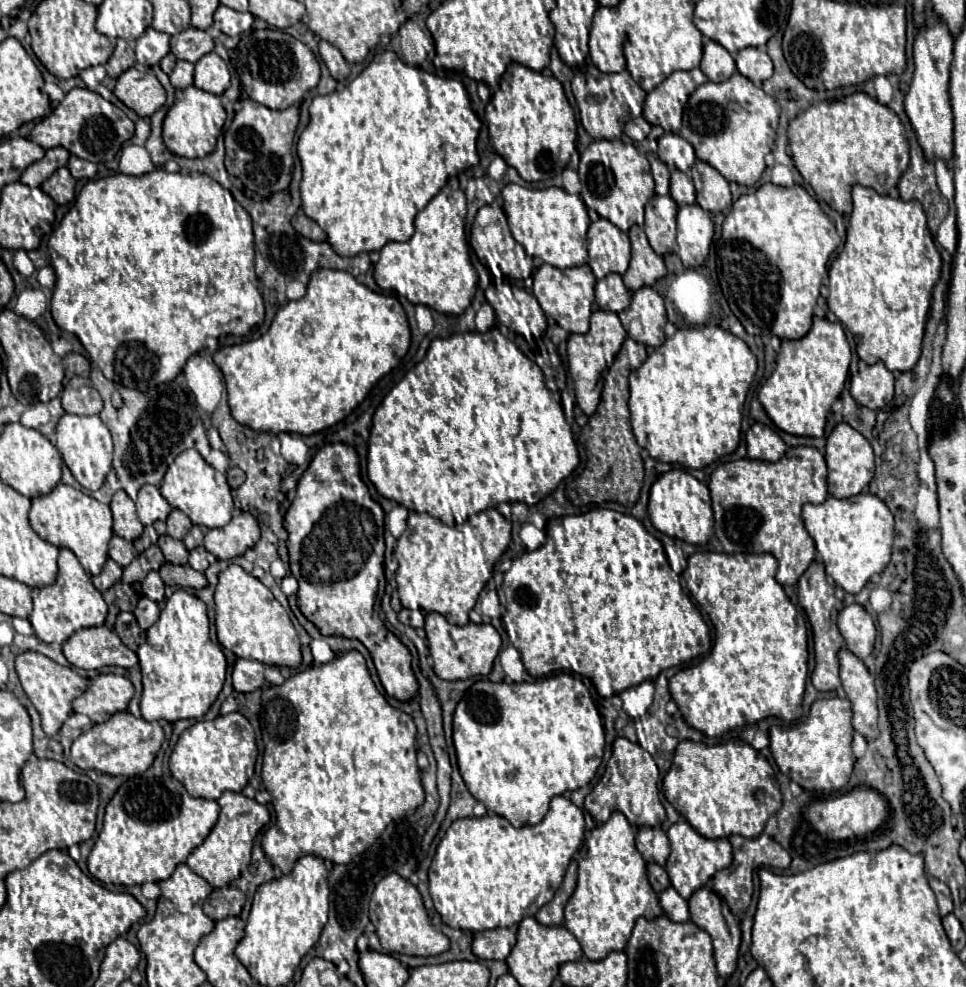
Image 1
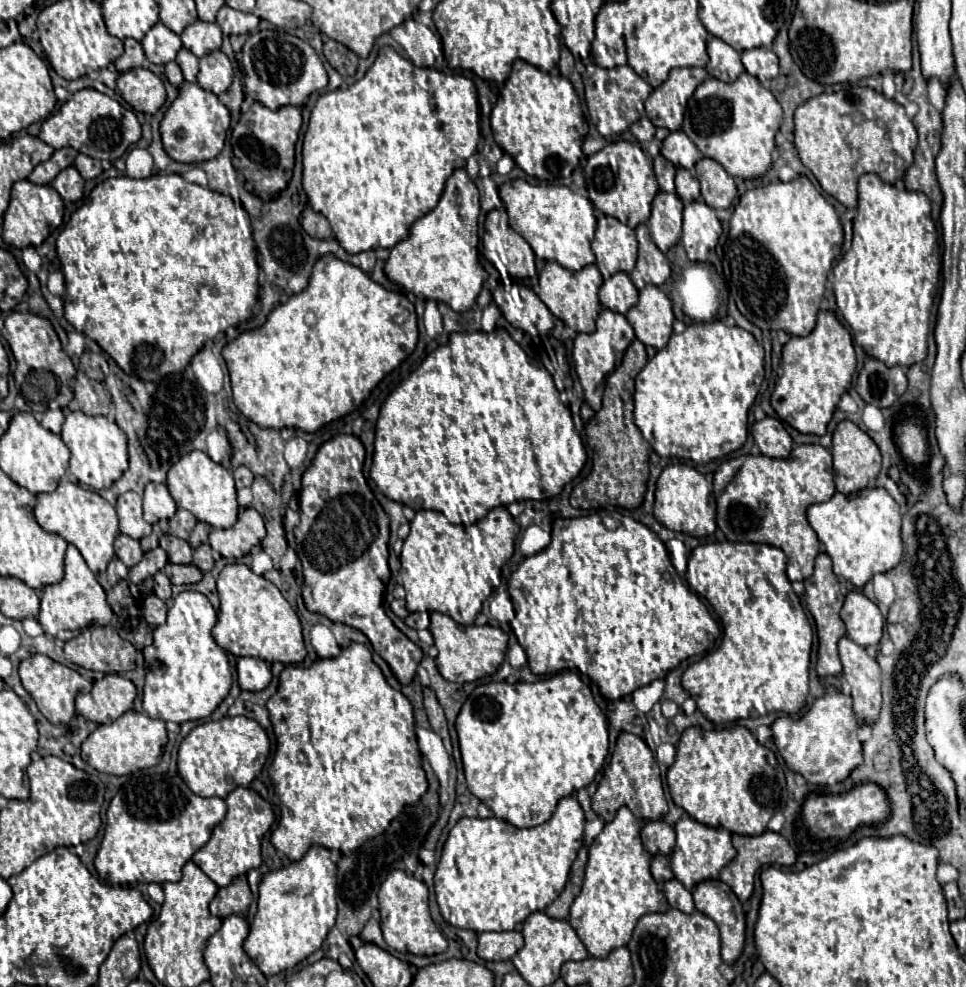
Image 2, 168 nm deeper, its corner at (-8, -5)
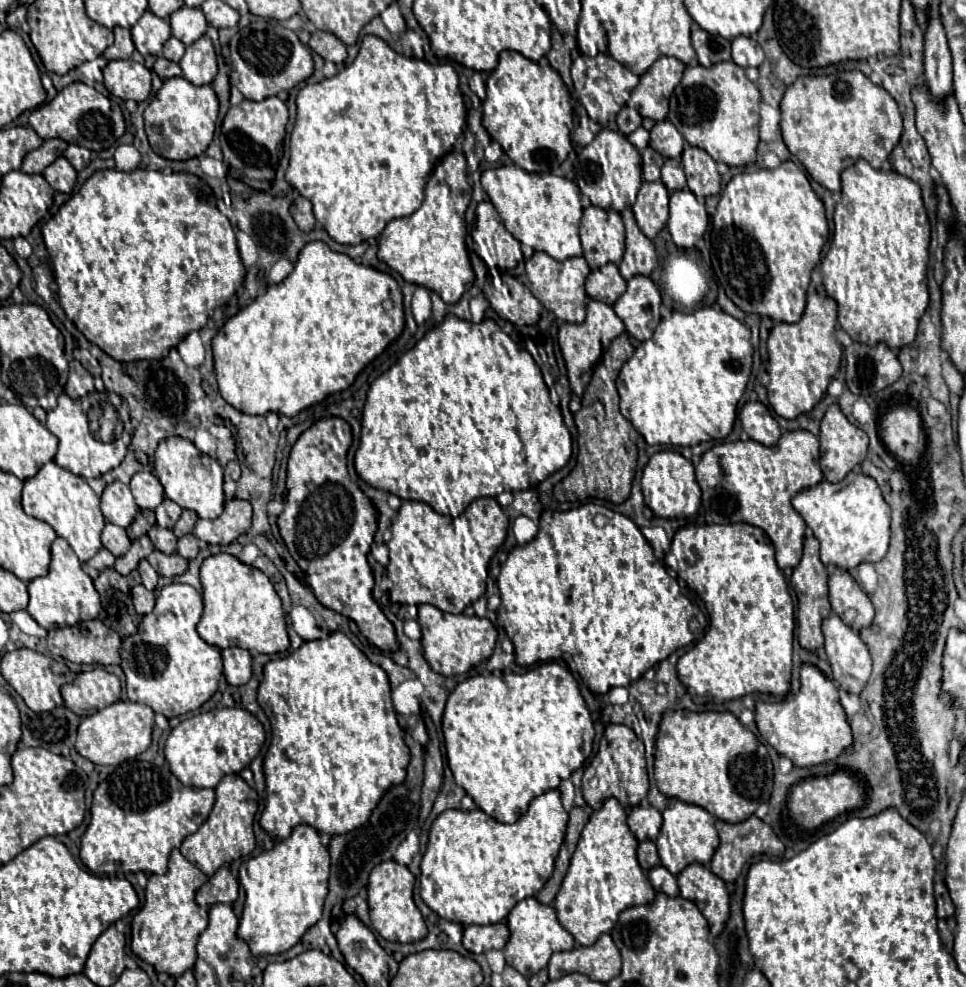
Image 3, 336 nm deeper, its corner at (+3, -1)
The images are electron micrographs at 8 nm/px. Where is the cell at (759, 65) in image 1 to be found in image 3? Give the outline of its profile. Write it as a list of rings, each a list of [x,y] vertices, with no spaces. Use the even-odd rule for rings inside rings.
[[[740,36],[732,40],[732,60],[742,66],[760,66],[764,62],[764,52],[760,48],[760,44],[748,36]]]

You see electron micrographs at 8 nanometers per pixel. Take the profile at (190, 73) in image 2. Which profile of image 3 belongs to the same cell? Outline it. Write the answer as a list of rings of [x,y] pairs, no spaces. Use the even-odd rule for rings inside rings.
[[[170,38],[166,44],[164,44],[164,50],[162,50],[162,56],[172,60],[172,62],[180,62],[180,58],[184,56],[184,44],[176,38]]]

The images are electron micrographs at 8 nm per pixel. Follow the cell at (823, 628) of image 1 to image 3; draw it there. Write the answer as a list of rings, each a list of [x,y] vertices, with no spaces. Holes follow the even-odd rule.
[[[810,530],[806,532],[806,538],[804,538],[804,556],[800,564],[794,568],[790,584],[798,596],[798,642],[804,650],[818,652],[824,646],[824,636],[820,626],[822,626],[822,620],[828,618],[830,614],[830,600],[828,600],[828,572],[826,572],[826,566],[820,562],[818,540],[814,538]]]

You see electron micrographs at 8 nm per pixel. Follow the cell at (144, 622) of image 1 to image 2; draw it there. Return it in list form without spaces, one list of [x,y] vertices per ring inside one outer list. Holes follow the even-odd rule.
[[[149,594],[143,602],[143,614],[145,614],[145,620],[151,624],[151,626],[159,626],[165,622],[165,616],[167,616],[167,606],[163,600],[159,600],[155,594]]]

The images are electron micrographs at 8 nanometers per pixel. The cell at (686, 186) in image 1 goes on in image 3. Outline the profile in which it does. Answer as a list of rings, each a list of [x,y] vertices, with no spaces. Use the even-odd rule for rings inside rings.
[[[666,160],[662,166],[662,182],[670,192],[686,188],[686,176],[680,160]]]

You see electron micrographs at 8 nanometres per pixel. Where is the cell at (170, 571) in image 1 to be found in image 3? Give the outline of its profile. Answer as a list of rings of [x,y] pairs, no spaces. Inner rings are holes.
[[[154,550],[148,556],[148,562],[160,576],[166,576],[166,578],[180,576],[188,570],[188,562],[184,558],[180,558],[178,554],[162,554],[160,550]]]

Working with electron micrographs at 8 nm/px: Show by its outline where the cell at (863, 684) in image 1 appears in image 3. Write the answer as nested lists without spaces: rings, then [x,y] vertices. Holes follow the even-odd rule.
[[[830,614],[822,622],[822,632],[826,638],[824,650],[832,666],[834,680],[838,680],[842,690],[860,694],[872,672],[872,658],[866,644],[852,628],[836,618],[836,614]]]

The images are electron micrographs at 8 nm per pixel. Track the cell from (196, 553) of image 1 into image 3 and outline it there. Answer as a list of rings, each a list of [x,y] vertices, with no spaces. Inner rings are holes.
[[[186,534],[184,538],[178,540],[178,550],[176,552],[186,560],[194,560],[198,556],[198,538],[194,534]]]

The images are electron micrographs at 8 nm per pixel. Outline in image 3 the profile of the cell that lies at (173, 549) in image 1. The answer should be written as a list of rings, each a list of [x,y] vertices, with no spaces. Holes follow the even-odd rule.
[[[154,526],[154,528],[148,532],[148,538],[150,538],[152,544],[156,546],[156,550],[160,550],[160,552],[164,552],[164,554],[174,554],[174,552],[176,552],[178,538],[174,536],[172,530],[160,530],[158,526]]]

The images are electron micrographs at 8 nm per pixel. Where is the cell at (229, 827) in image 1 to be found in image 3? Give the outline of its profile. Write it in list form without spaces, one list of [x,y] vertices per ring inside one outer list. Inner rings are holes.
[[[228,774],[228,778],[222,778],[220,784],[216,786],[216,804],[208,820],[182,842],[180,852],[206,876],[212,876],[224,864],[230,864],[238,858],[248,858],[250,852],[254,850],[252,824],[256,810],[258,810],[258,794],[238,774]]]

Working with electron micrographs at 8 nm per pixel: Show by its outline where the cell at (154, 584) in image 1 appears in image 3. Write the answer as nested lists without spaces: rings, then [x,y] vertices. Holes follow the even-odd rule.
[[[148,560],[140,562],[138,572],[140,572],[140,576],[142,576],[142,584],[144,584],[148,590],[154,590],[154,588],[156,588],[156,582],[158,582],[158,574],[156,574],[156,570],[148,564]]]

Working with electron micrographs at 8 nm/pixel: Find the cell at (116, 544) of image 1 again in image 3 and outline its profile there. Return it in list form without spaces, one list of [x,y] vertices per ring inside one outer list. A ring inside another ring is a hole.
[[[106,522],[104,530],[102,530],[102,546],[106,550],[110,550],[116,558],[124,556],[130,548],[130,538],[126,536],[126,530],[120,526],[114,526],[112,522]]]

